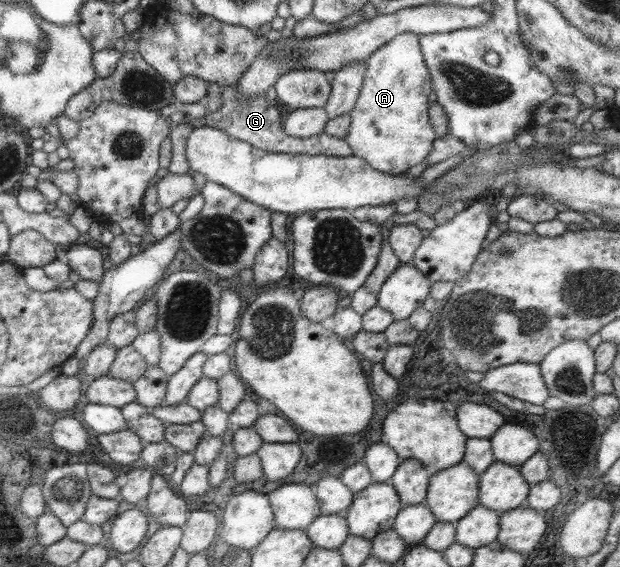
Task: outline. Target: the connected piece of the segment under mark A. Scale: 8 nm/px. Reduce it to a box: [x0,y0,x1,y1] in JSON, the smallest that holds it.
[344,33,435,174]

